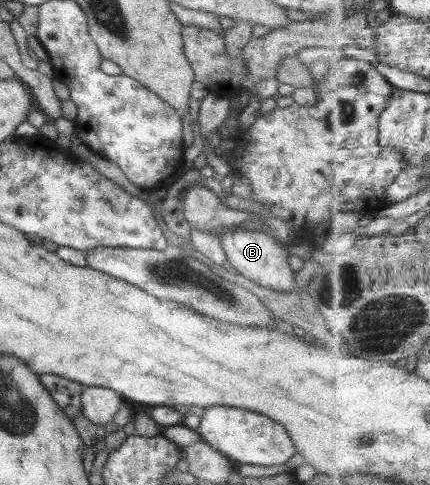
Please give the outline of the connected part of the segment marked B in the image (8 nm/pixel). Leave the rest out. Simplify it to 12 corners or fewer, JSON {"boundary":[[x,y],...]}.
{"boundary":[[261,231],[217,233],[237,273],[298,290],[287,252]]}

